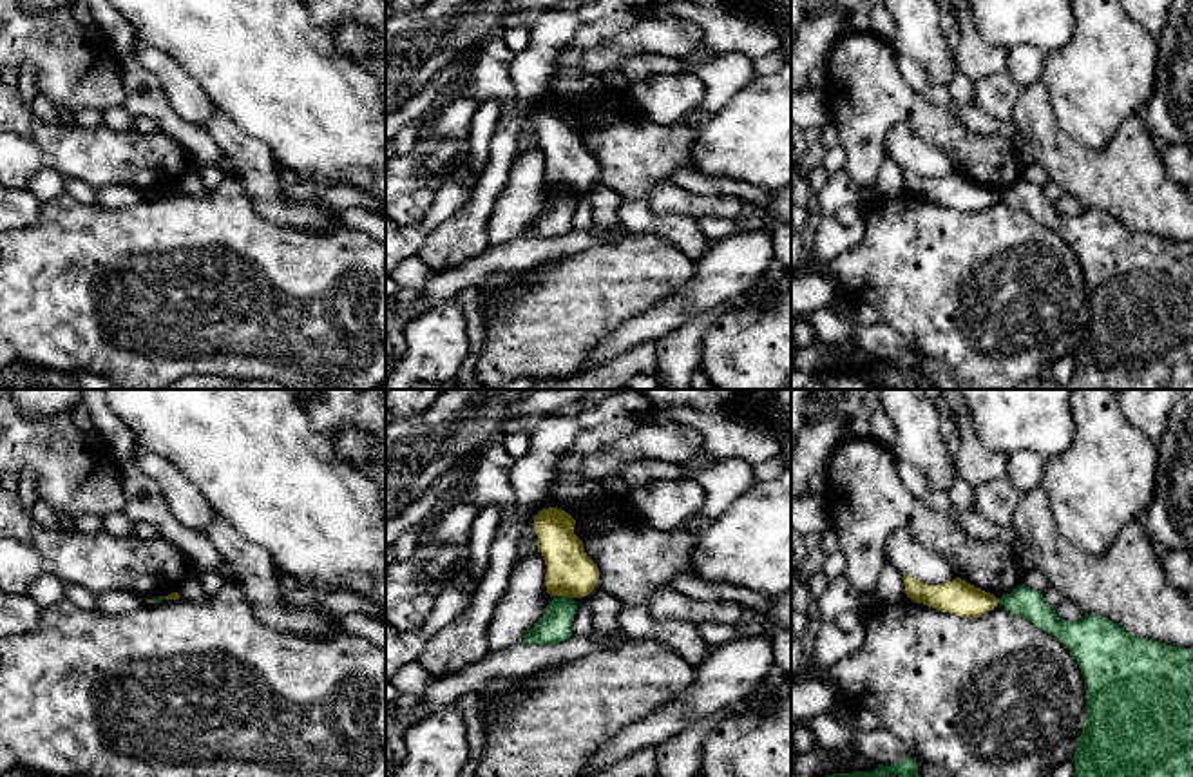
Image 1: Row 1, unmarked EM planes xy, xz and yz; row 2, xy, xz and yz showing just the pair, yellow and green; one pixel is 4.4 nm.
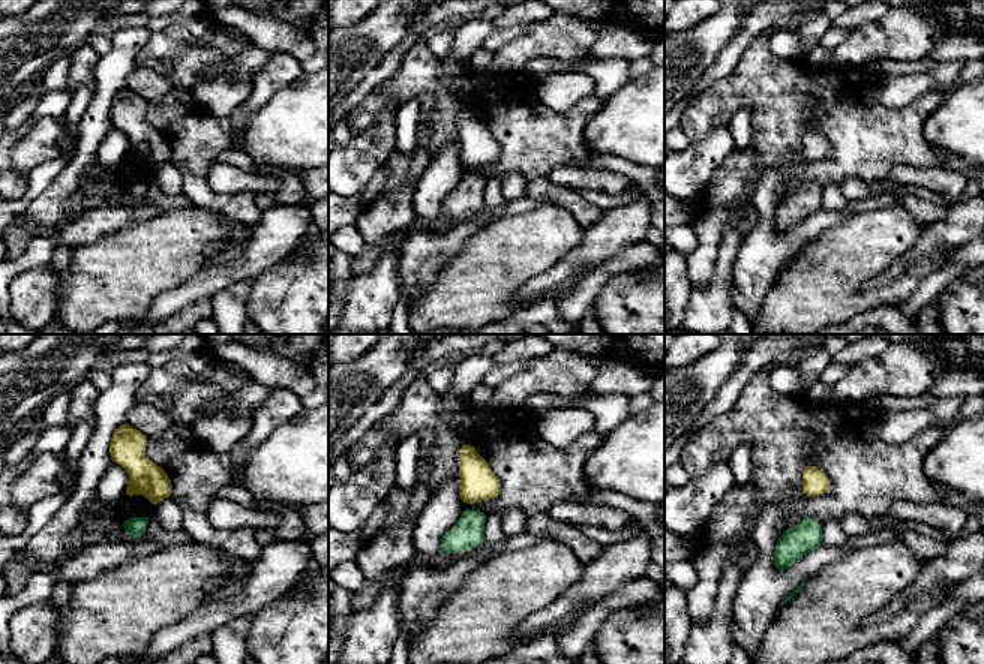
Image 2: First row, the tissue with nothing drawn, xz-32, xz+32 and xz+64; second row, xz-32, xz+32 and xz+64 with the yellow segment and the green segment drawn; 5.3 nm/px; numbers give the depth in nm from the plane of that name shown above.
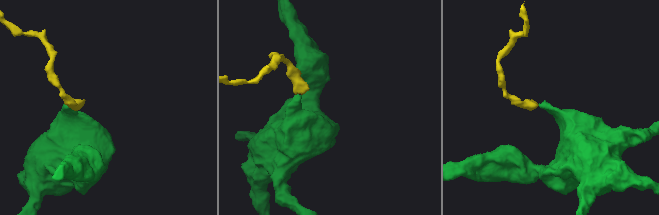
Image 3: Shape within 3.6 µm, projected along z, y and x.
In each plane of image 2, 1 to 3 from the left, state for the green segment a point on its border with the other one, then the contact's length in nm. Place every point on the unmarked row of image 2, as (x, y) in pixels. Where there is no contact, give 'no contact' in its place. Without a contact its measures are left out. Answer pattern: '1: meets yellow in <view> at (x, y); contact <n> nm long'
1: no contact
2: no contact
3: no contact

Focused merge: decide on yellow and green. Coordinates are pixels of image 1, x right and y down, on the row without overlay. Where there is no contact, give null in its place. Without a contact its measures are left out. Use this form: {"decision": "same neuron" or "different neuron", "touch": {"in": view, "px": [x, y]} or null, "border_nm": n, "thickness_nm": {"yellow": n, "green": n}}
{"decision": "different neuron", "touch": {"in": "xz", "px": [565, 189]}, "border_nm": 70, "thickness_nm": {"yellow": 200, "green": 140}}

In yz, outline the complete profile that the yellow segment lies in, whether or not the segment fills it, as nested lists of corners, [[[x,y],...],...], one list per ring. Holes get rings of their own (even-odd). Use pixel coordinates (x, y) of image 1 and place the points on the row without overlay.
[[[903,168],[903,179],[907,192],[912,196],[963,212],[983,210],[999,197],[994,188],[967,177],[961,172],[943,179],[929,179]]]

